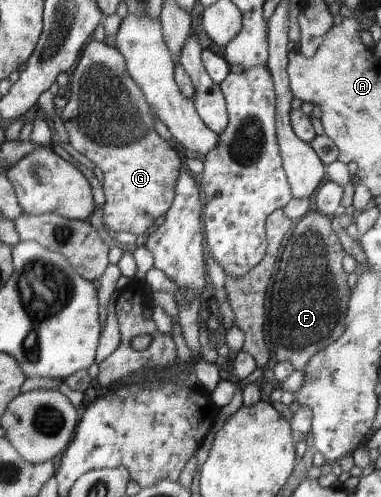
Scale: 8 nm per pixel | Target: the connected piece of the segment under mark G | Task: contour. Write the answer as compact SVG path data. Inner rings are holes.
M95 39L86 44L80 61L70 79L72 97L61 110L61 119L69 136L69 144L84 154L104 175L105 192L104 222L114 232L145 234L154 221L173 203L175 184L184 165L177 149L164 140L154 128L154 114L138 83L127 73L123 54L117 47L106 45Z

